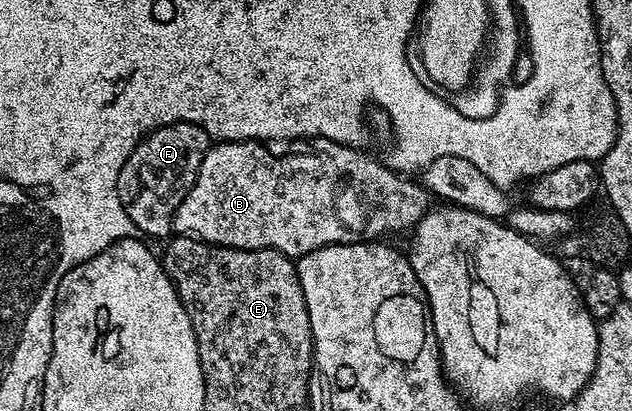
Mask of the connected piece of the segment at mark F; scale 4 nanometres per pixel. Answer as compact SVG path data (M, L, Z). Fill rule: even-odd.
M191 122L160 126L138 143L138 147L128 156L124 168L120 168L118 195L120 204L124 204L124 212L128 212L139 235L161 240L171 237L176 212L192 188L200 172L200 164L204 164L204 156L210 151L211 145L208 132Z

